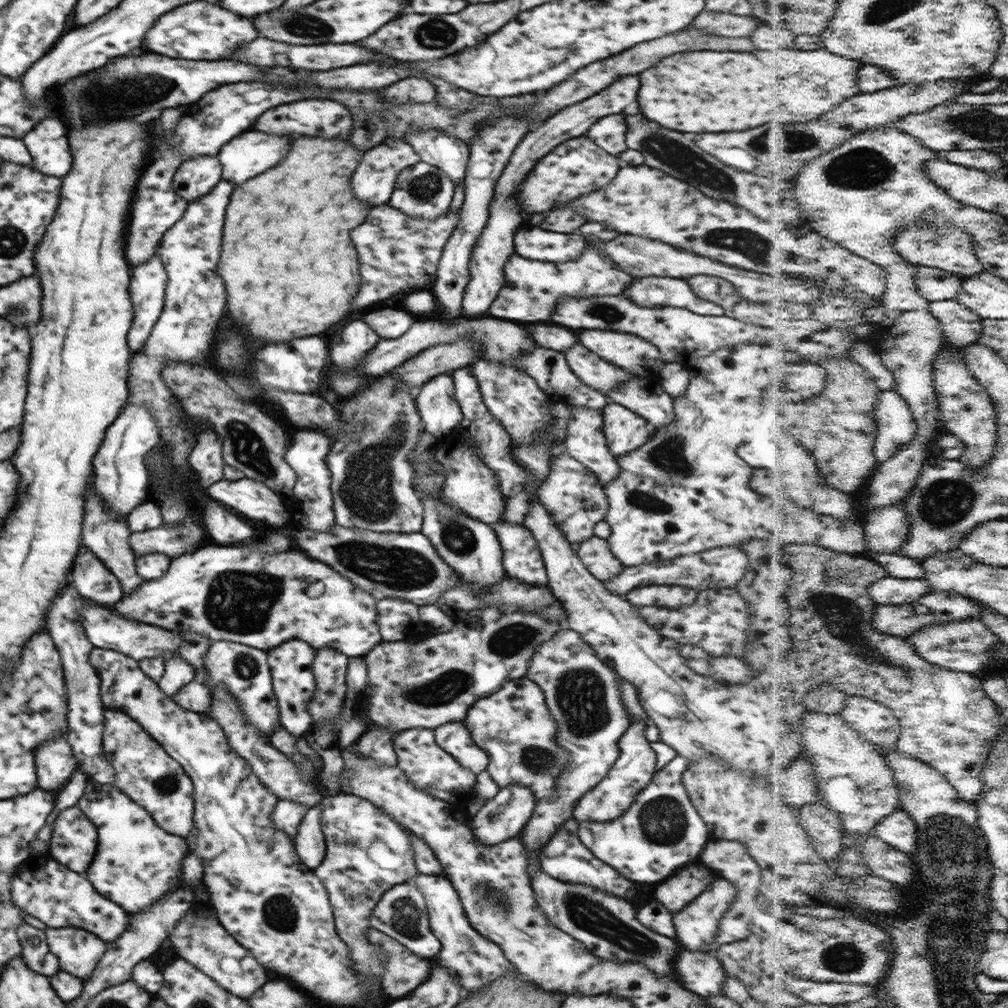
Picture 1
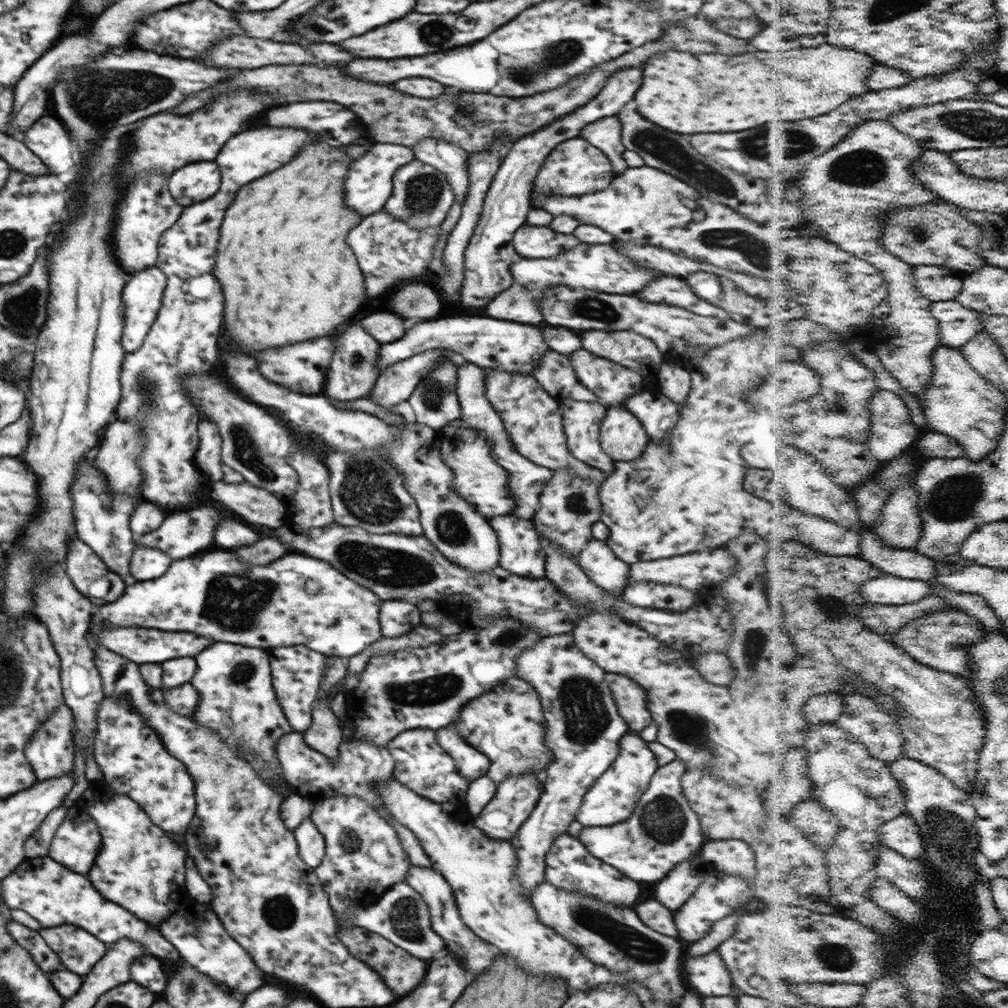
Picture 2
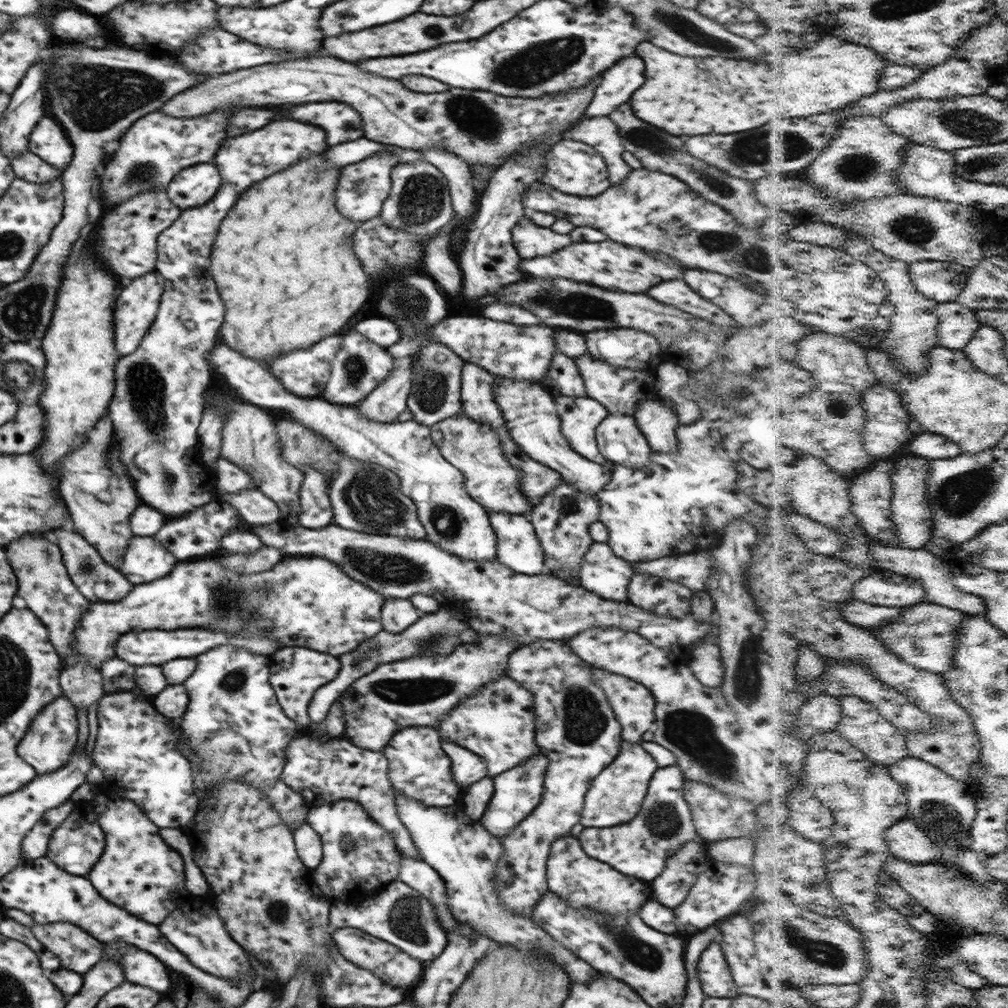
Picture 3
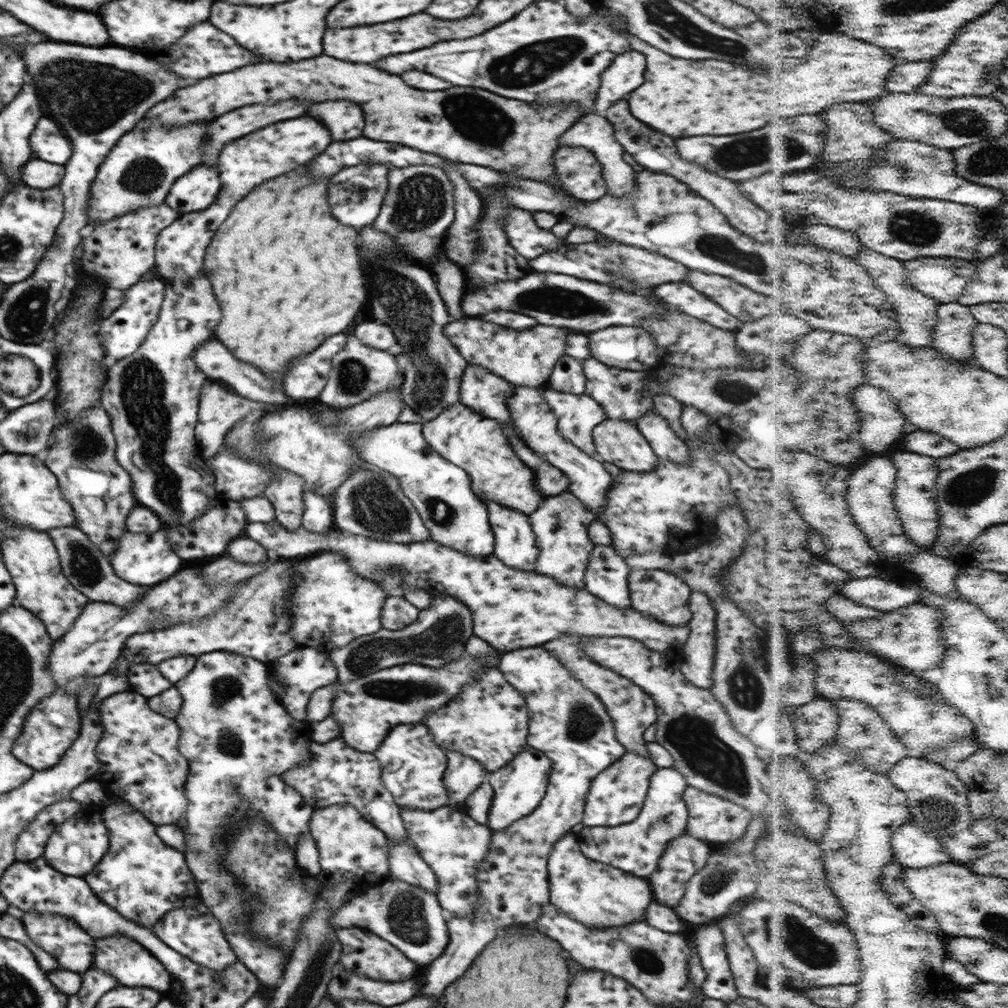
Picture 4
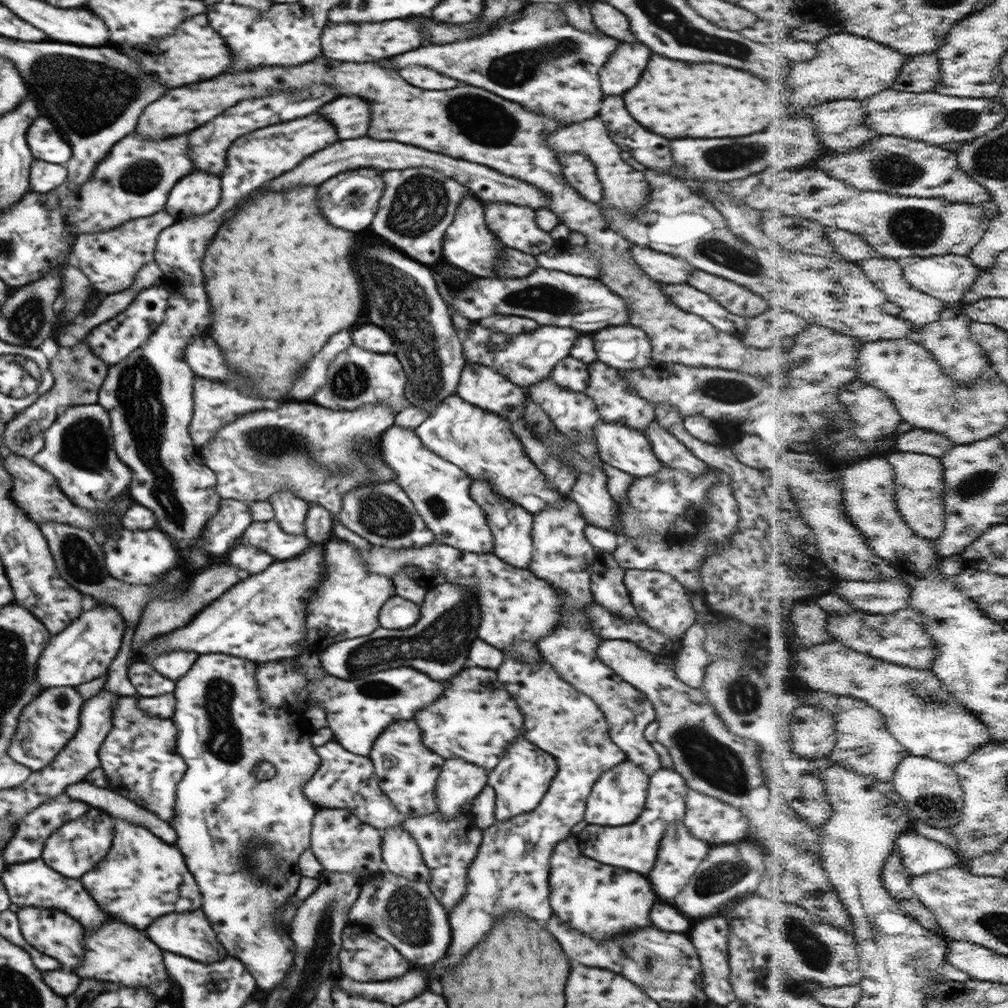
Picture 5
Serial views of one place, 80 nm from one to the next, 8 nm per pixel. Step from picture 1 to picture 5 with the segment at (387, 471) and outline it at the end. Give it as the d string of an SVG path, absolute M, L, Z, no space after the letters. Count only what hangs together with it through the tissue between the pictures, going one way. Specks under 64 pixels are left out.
M396 479L390 482L371 482L347 492L338 514L338 521L344 528L352 530L354 534L376 547L420 549L436 542L434 534L425 526L413 502L403 488L398 486Z

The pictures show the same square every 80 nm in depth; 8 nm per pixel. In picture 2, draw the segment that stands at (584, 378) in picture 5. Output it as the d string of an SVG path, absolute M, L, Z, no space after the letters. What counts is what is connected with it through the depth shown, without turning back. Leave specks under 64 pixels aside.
M547 350L532 376L540 386L557 400L572 399L589 403L602 403L590 389L586 388L576 376L574 367L567 355Z

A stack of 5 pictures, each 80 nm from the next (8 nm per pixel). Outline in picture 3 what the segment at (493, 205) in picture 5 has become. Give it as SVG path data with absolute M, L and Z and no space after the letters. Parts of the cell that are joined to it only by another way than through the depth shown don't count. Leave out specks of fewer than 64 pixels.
M529 216L522 217L512 227L511 233L513 245L523 259L548 256L574 243L564 234L556 234L550 228L542 228L534 224Z

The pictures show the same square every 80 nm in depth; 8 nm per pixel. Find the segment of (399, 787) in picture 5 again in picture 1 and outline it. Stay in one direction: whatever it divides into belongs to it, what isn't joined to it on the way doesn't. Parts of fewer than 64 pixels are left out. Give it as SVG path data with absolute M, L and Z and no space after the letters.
M432 729L402 730L393 738L393 747L397 756L397 767L416 788L442 801L454 802L459 798L475 798L476 774L460 766L451 754L437 745Z

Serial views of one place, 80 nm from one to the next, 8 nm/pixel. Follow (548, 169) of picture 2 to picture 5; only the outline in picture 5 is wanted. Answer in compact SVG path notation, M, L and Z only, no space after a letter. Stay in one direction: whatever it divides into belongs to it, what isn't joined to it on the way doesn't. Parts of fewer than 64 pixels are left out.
M567 152L558 156L562 167L562 174L572 188L593 203L600 203L603 197L603 188L598 181L596 167L589 162L587 156L577 152Z

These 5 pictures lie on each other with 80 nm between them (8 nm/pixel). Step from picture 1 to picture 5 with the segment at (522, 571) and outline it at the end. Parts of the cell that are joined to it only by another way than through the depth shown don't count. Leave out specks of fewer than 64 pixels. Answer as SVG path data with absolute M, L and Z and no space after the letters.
M471 478L469 493L472 500L484 511L488 527L494 536L493 554L510 566L528 568L535 550L532 539L532 513L514 503L513 500L494 492L487 480Z

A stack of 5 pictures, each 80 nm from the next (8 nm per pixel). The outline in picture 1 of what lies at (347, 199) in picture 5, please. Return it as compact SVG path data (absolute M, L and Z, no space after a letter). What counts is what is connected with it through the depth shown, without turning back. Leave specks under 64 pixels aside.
M386 138L378 146L370 148L360 160L356 174L352 174L352 192L360 202L368 204L370 209L380 204L388 203L396 187L398 174L406 168L414 166L419 160L416 151L404 139Z

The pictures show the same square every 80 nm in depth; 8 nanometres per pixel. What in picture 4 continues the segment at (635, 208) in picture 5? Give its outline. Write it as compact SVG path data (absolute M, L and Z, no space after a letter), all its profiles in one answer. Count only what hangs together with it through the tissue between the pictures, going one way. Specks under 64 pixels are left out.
M582 114L578 121L560 135L559 146L582 146L593 152L602 165L602 177L604 177L607 186L607 194L610 196L627 196L630 192L635 191L636 172L634 168L631 168L630 164L622 160L624 150L614 140L612 132L614 132L612 124L606 118L602 118L601 114Z

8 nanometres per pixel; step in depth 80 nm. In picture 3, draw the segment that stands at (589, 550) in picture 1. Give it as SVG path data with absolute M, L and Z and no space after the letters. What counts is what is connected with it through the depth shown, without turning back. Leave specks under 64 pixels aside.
M593 542L582 559L579 576L587 592L606 600L625 602L633 573L634 564L615 556L607 543Z

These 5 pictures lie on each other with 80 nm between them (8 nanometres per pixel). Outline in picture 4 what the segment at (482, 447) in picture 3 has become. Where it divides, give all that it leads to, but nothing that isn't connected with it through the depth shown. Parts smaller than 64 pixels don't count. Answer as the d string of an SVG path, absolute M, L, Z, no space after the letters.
M456 403L422 425L426 442L440 456L468 473L472 492L480 500L488 499L528 516L543 503L546 496L536 490L534 471L517 457L497 420L487 419L465 404Z

